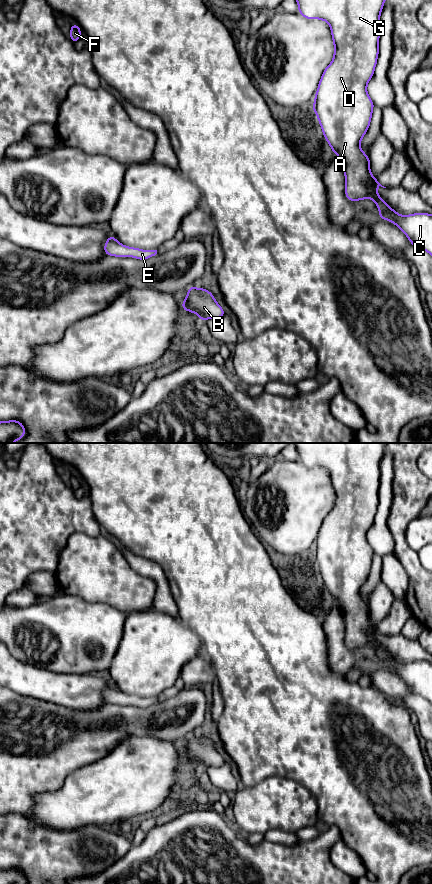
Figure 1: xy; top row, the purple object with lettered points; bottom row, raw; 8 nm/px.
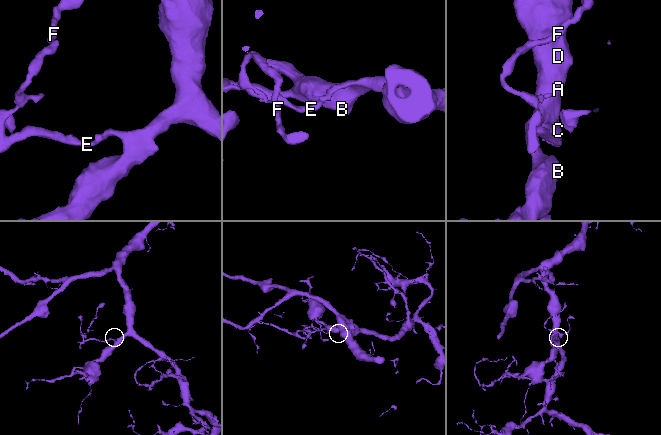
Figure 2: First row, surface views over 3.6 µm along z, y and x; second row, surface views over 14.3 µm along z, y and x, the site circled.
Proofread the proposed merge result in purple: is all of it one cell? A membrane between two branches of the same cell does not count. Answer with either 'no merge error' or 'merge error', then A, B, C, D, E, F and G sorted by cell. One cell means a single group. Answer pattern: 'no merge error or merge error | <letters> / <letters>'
no merge error | A B C D E F G

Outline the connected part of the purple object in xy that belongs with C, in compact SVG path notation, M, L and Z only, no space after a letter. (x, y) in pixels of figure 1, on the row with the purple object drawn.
M296 0L298 3L298 13L300 13L304 18L312 20L312 19L320 19L326 21L331 29L331 35L332 35L332 40L334 43L334 56L332 62L325 68L325 70L322 73L321 79L319 81L319 85L317 88L317 91L315 93L315 99L313 102L313 111L317 115L319 124L322 128L323 135L328 142L329 146L332 148L333 154L337 154L340 162L342 164L343 170L344 170L344 175L345 175L345 196L346 198L351 201L359 201L359 200L364 200L366 198L371 198L375 203L376 206L379 209L379 217L381 220L388 220L395 224L409 239L410 243L412 246L421 248L428 252L432 256L432 215L428 213L413 213L407 216L400 215L398 214L395 210L393 210L383 199L381 196L379 196L376 191L379 186L386 188L382 186L377 178L374 178L372 176L372 173L370 171L370 159L367 154L365 154L361 147L360 147L360 142L363 139L364 135L366 134L370 123L371 123L371 117L372 117L372 112L374 108L374 103L367 94L367 85L370 79L374 75L374 70L377 64L377 58L379 55L379 49L378 49L378 44L379 44L379 38L380 38L380 14L383 9L384 3L386 0Z

